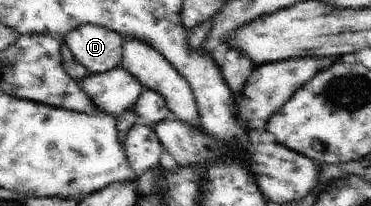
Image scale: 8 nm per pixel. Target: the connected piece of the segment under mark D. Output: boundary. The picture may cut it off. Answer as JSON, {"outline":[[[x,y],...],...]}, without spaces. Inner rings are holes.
{"outline":[[[83,24],[62,37],[75,61],[87,69],[89,74],[107,73],[123,61],[125,38],[106,27]]]}

